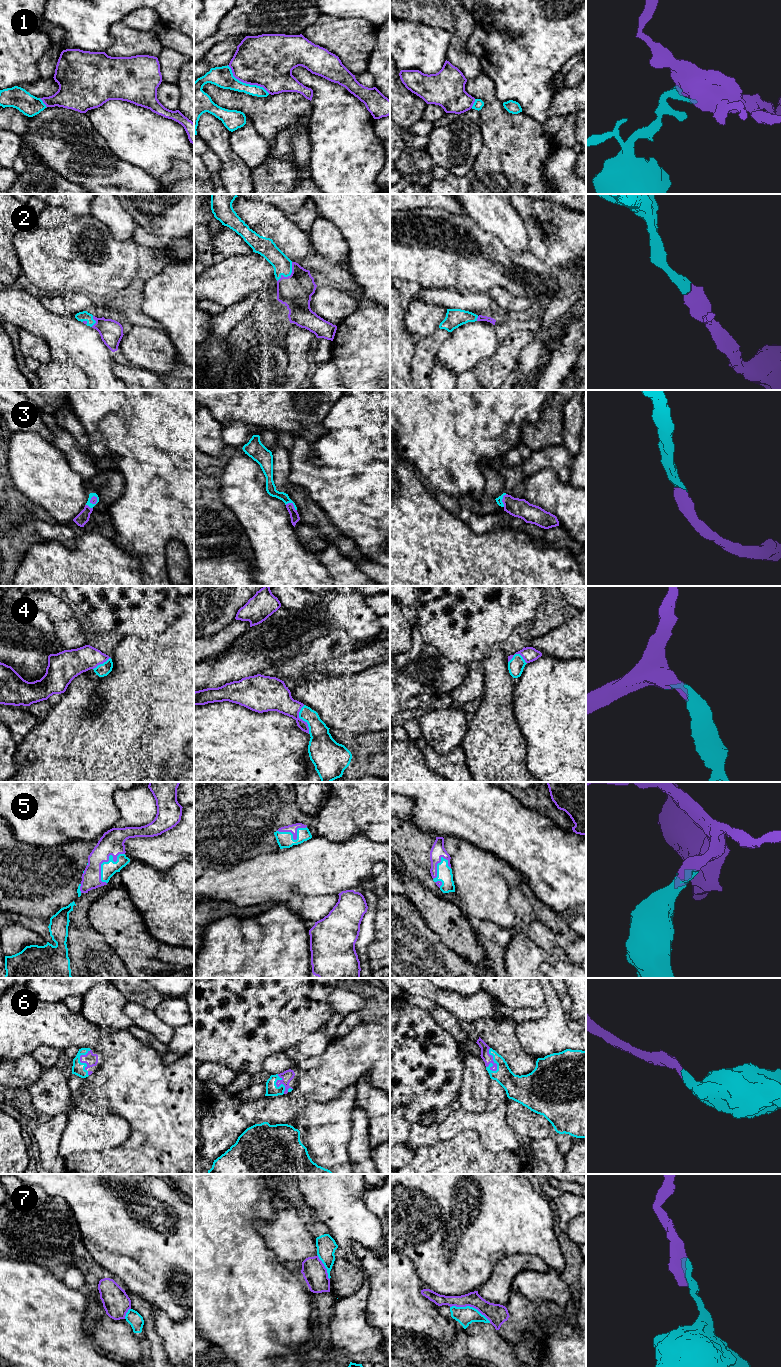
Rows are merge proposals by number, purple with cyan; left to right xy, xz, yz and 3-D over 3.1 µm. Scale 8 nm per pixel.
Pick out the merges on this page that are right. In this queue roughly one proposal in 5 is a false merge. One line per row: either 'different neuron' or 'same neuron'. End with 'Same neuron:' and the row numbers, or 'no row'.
1: different neuron
2: same neuron
3: same neuron
4: same neuron
5: same neuron
6: same neuron
7: different neuron
Same neuron: 2, 3, 4, 5, 6

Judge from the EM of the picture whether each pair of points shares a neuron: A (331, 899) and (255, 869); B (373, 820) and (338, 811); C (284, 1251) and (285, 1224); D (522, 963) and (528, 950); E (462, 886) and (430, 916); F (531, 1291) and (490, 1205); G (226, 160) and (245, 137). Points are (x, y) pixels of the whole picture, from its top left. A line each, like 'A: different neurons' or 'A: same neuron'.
A: different neurons
B: same neuron
C: same neuron
D: same neuron
E: different neurons
F: different neurons
G: different neurons

